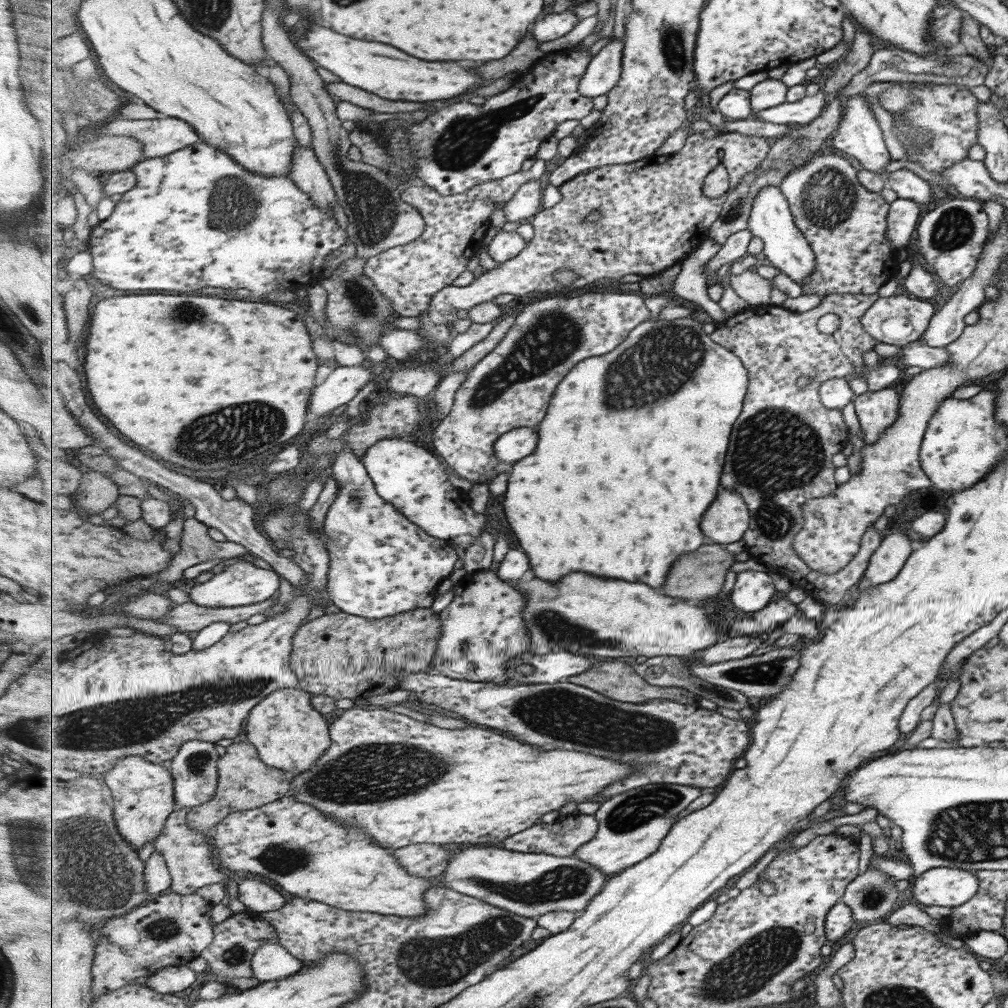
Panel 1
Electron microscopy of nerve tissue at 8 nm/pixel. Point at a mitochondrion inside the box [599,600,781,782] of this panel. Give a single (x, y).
(720, 695)

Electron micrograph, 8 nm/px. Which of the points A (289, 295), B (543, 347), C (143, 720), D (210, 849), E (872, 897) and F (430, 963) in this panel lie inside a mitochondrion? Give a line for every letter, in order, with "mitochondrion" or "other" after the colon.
A: other
B: mitochondrion
C: mitochondrion
D: other
E: mitochondrion
F: mitochondrion

